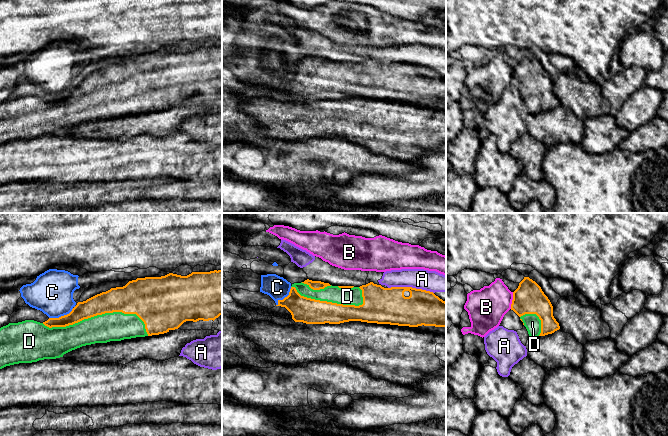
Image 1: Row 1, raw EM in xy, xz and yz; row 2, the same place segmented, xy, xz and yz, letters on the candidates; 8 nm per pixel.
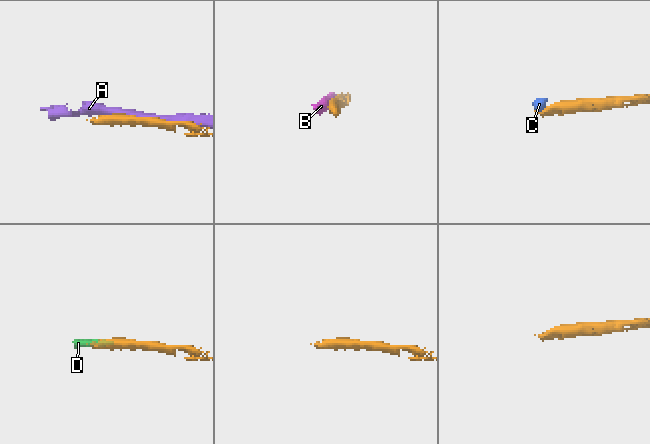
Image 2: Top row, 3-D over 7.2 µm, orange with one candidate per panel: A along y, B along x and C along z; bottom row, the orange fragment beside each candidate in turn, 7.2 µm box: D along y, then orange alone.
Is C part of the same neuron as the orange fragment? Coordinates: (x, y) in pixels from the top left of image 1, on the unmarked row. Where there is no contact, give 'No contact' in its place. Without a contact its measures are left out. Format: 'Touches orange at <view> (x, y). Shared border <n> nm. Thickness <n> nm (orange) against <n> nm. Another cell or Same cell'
Touches orange at xy (62, 92). Shared border 240 nm. Thickness 150 nm (orange) against 340 nm. Another cell

